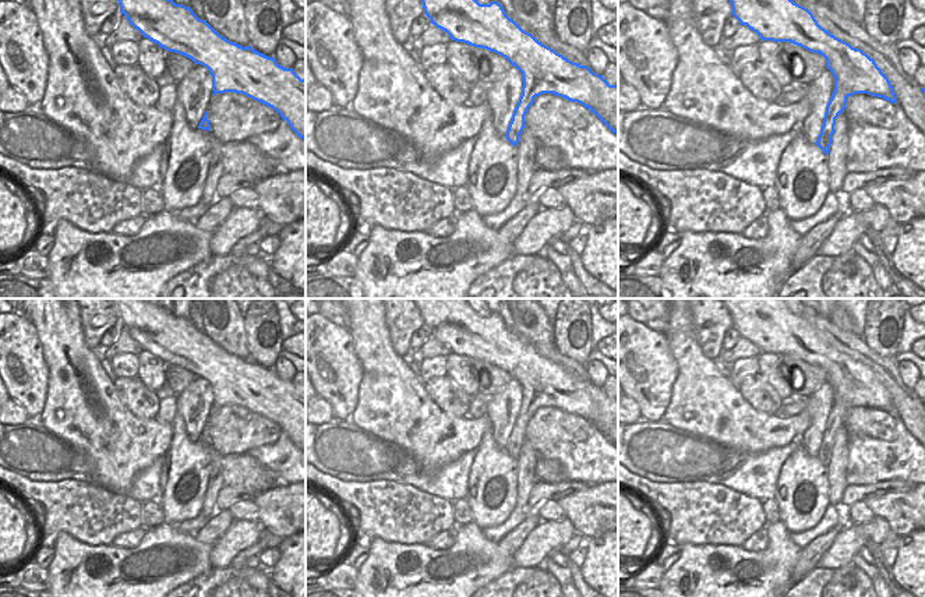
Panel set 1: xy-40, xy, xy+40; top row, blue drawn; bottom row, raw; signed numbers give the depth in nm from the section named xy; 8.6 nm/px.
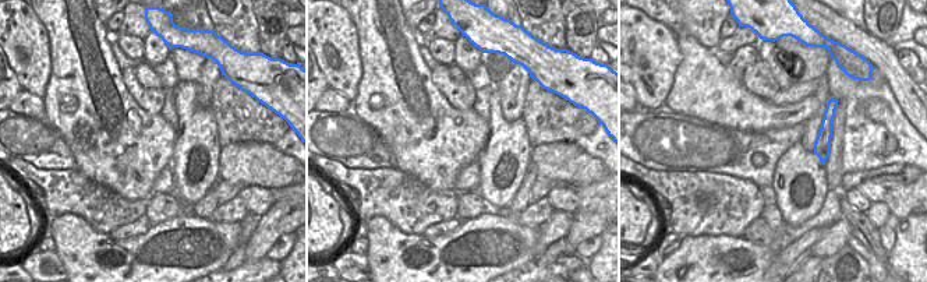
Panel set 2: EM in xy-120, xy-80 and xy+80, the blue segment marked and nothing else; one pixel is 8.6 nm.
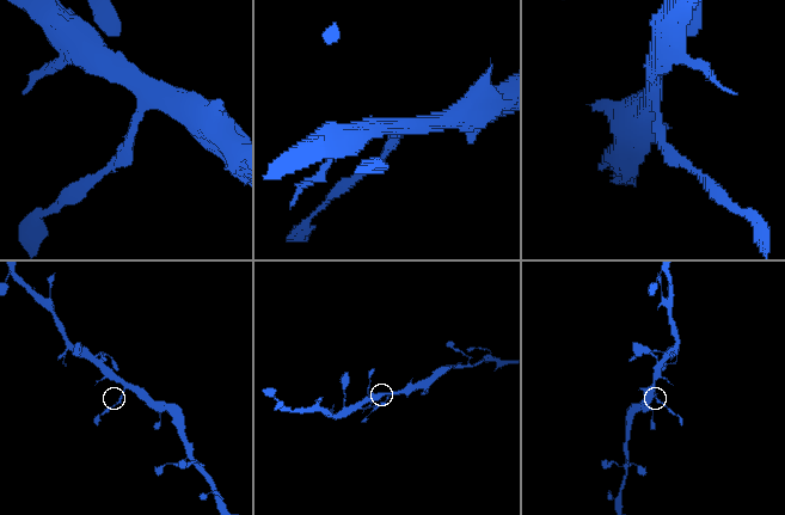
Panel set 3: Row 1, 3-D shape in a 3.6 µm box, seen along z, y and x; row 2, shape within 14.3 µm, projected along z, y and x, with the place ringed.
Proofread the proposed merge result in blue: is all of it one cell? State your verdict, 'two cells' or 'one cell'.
two cells

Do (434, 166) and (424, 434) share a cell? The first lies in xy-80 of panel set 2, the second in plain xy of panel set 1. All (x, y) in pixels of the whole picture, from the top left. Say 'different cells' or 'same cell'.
same cell

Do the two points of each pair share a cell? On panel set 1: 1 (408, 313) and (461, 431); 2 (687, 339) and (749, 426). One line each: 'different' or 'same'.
1: different
2: same

